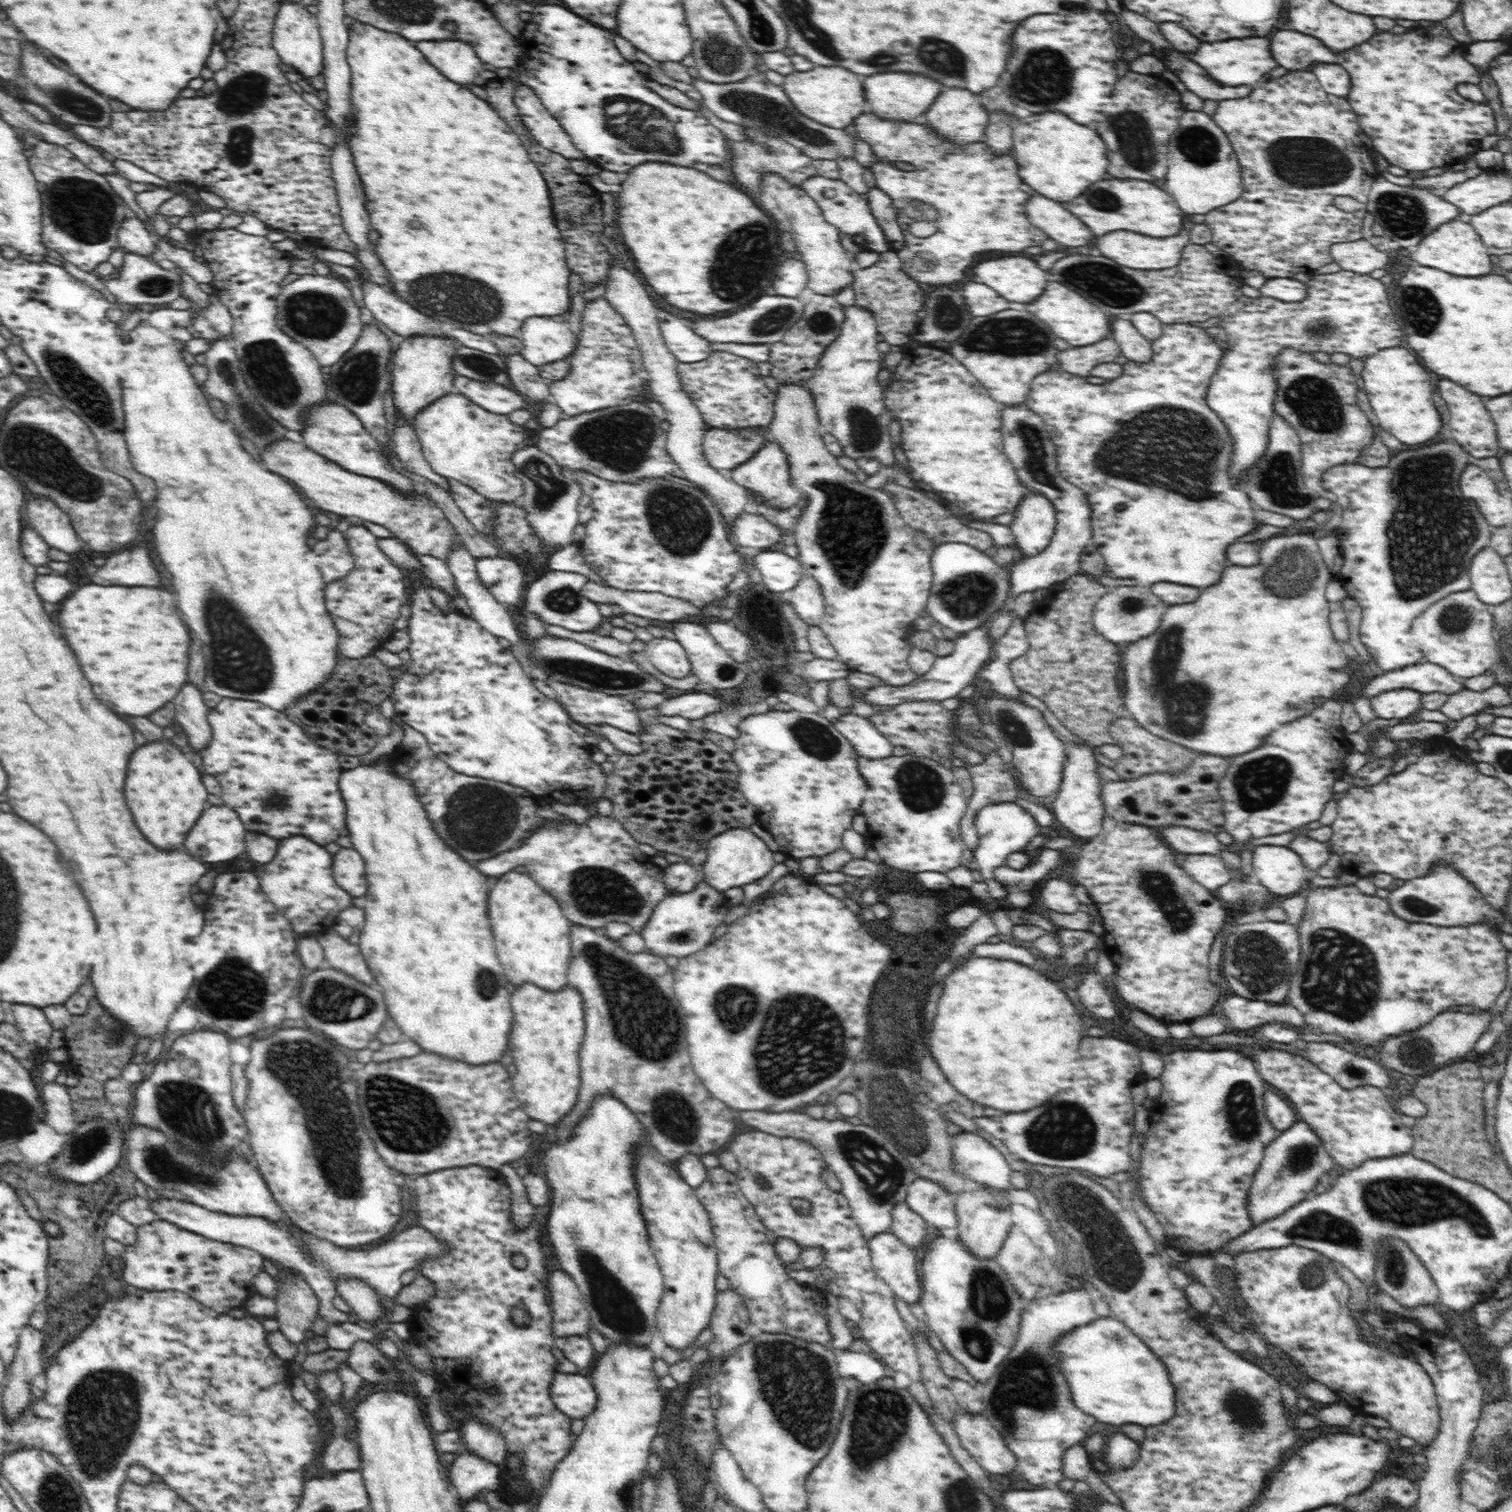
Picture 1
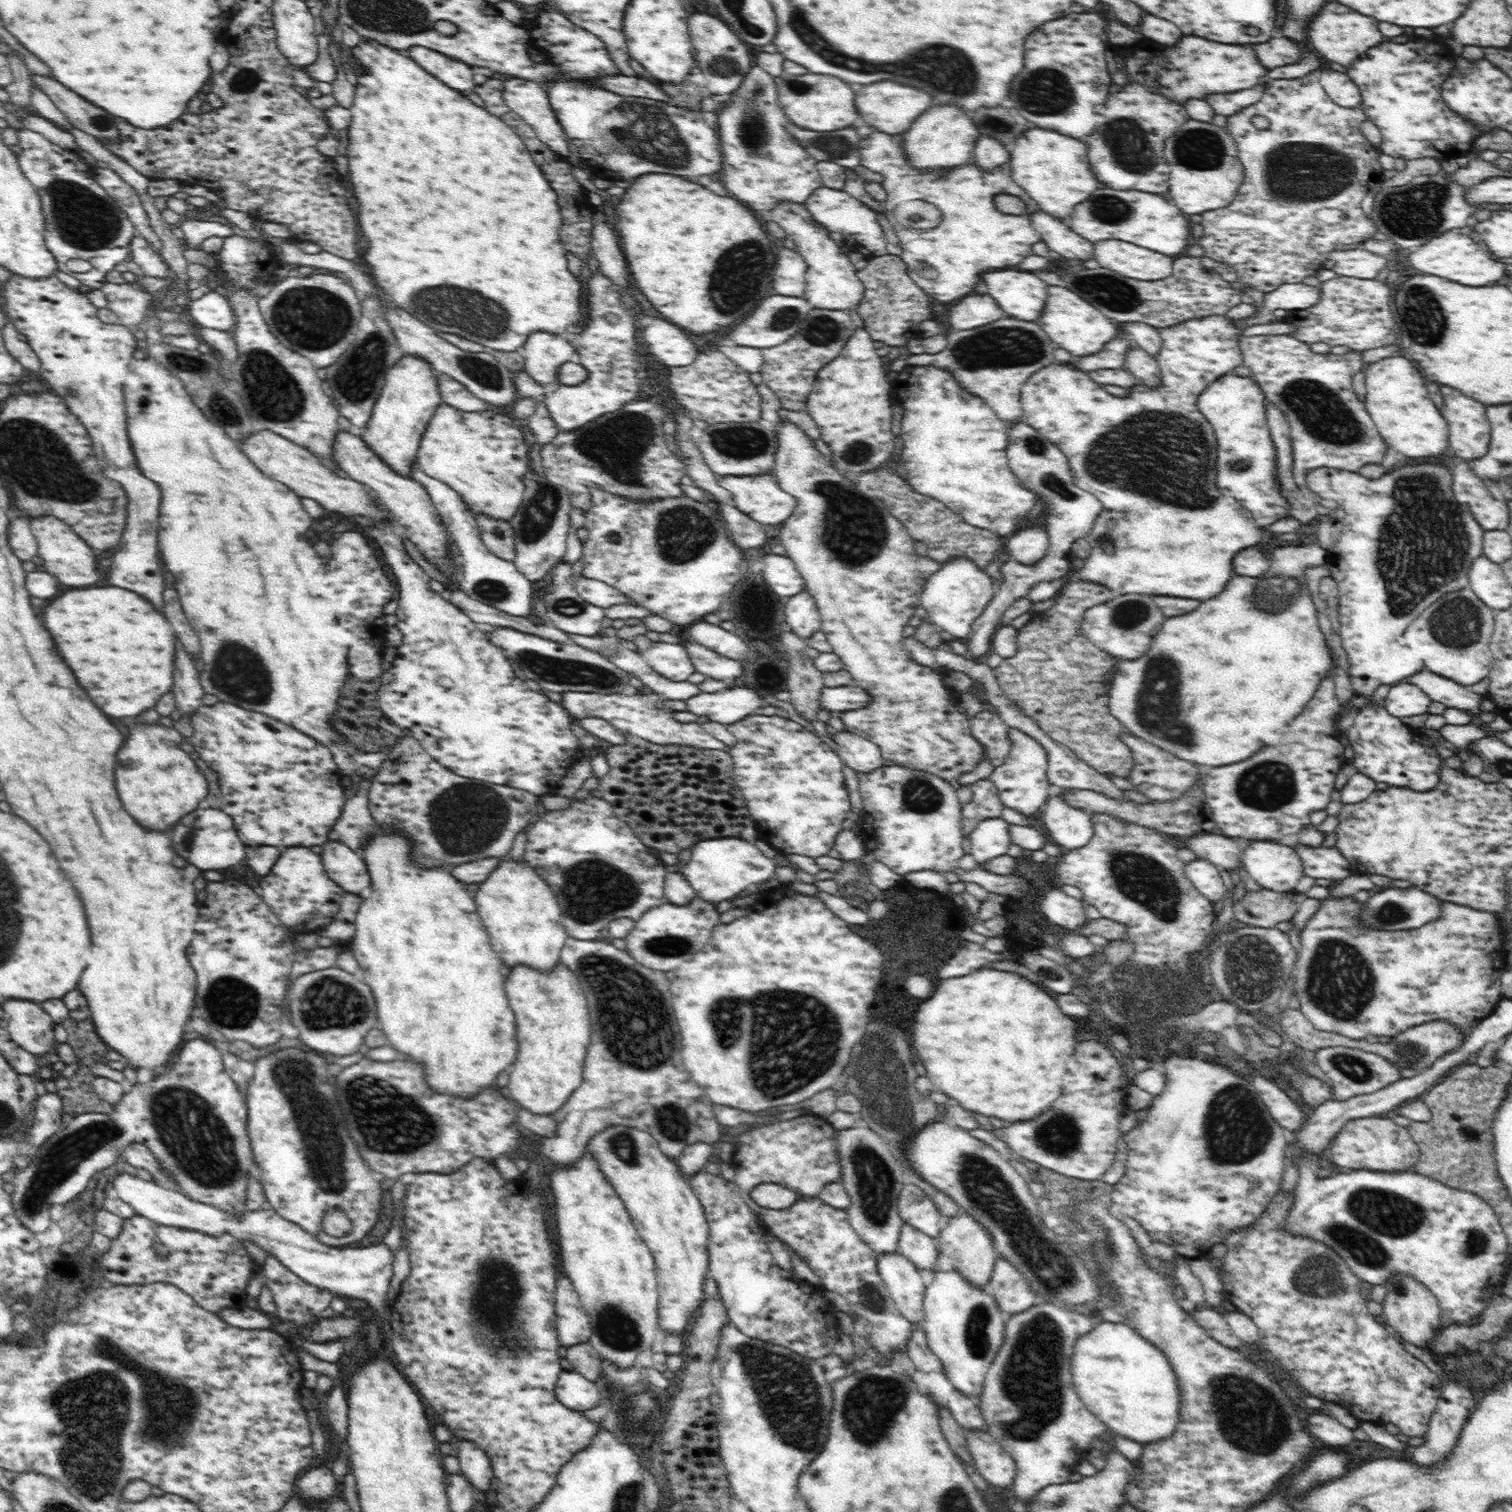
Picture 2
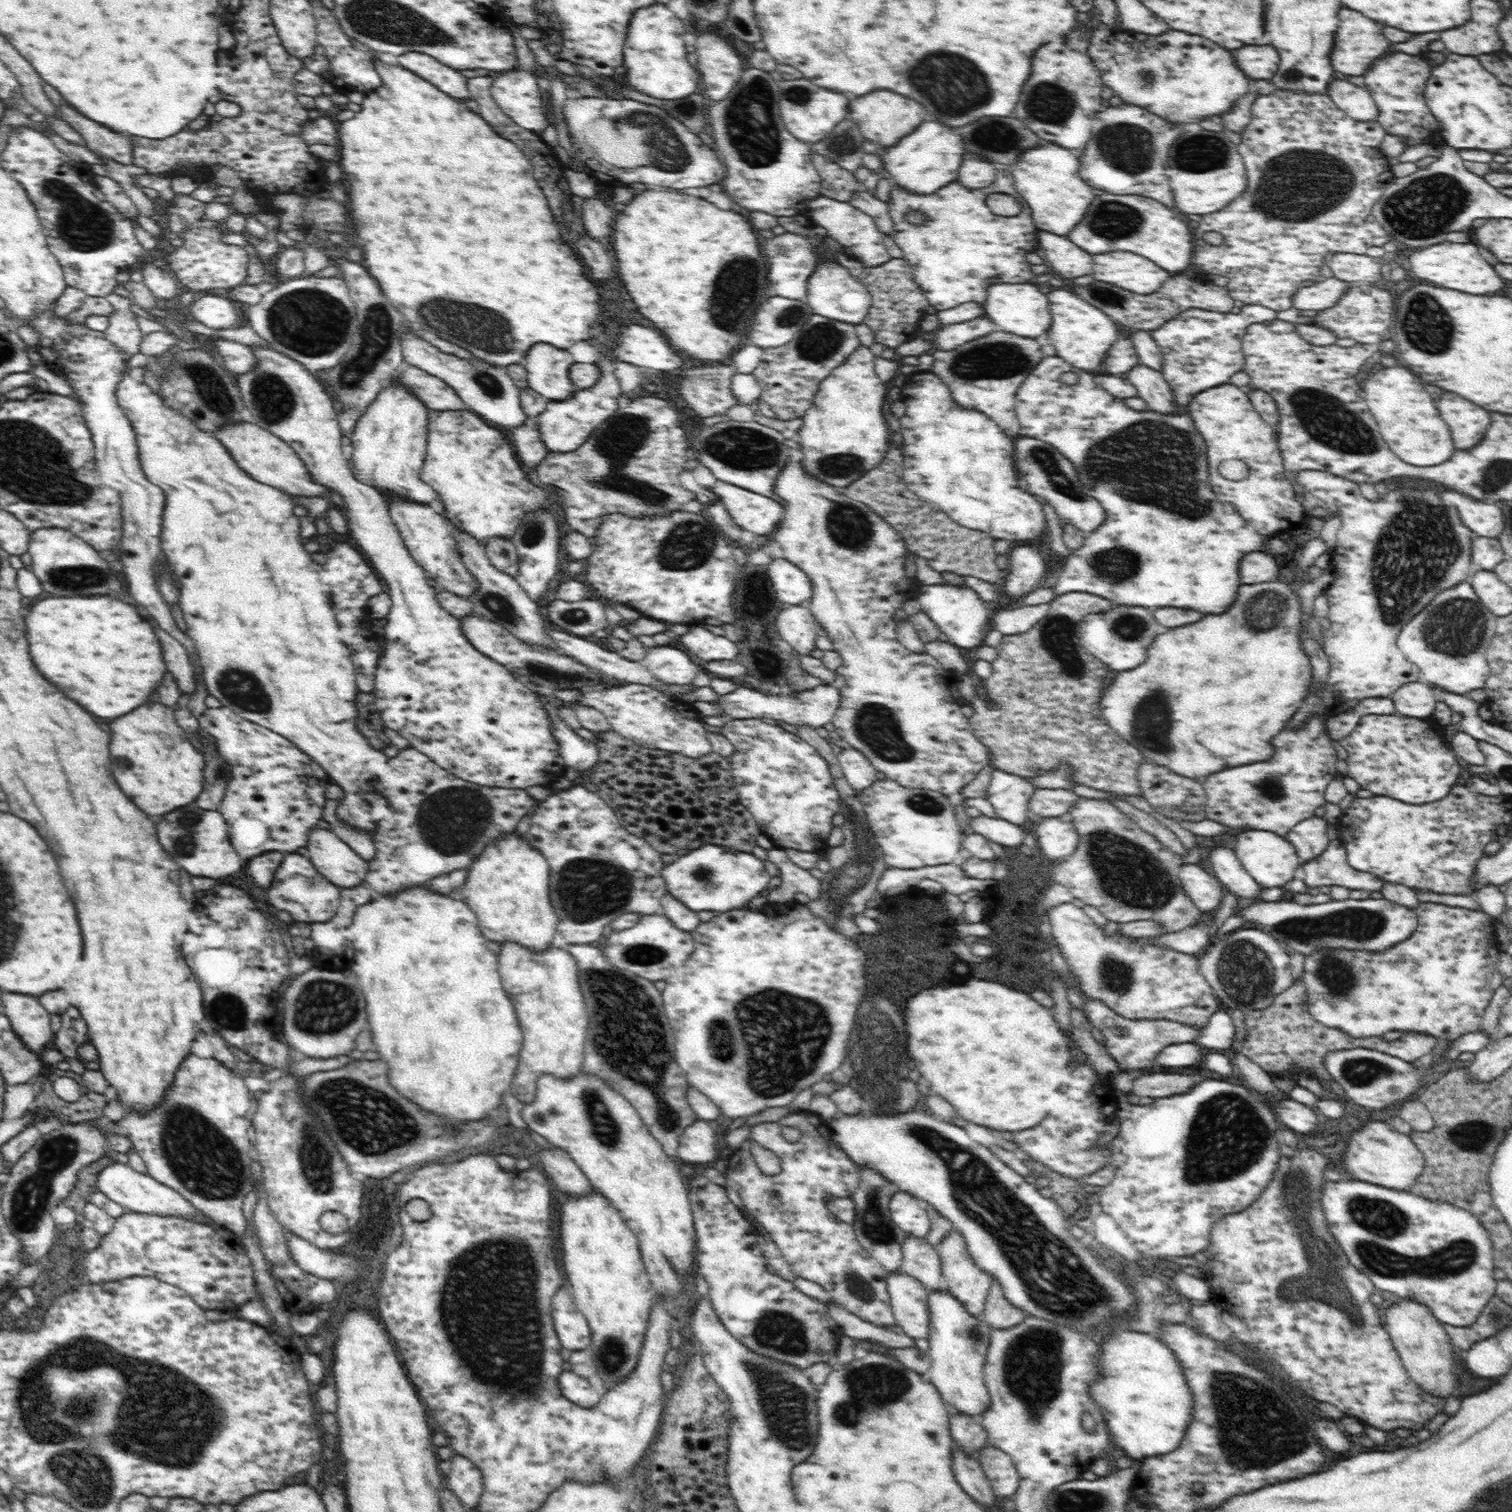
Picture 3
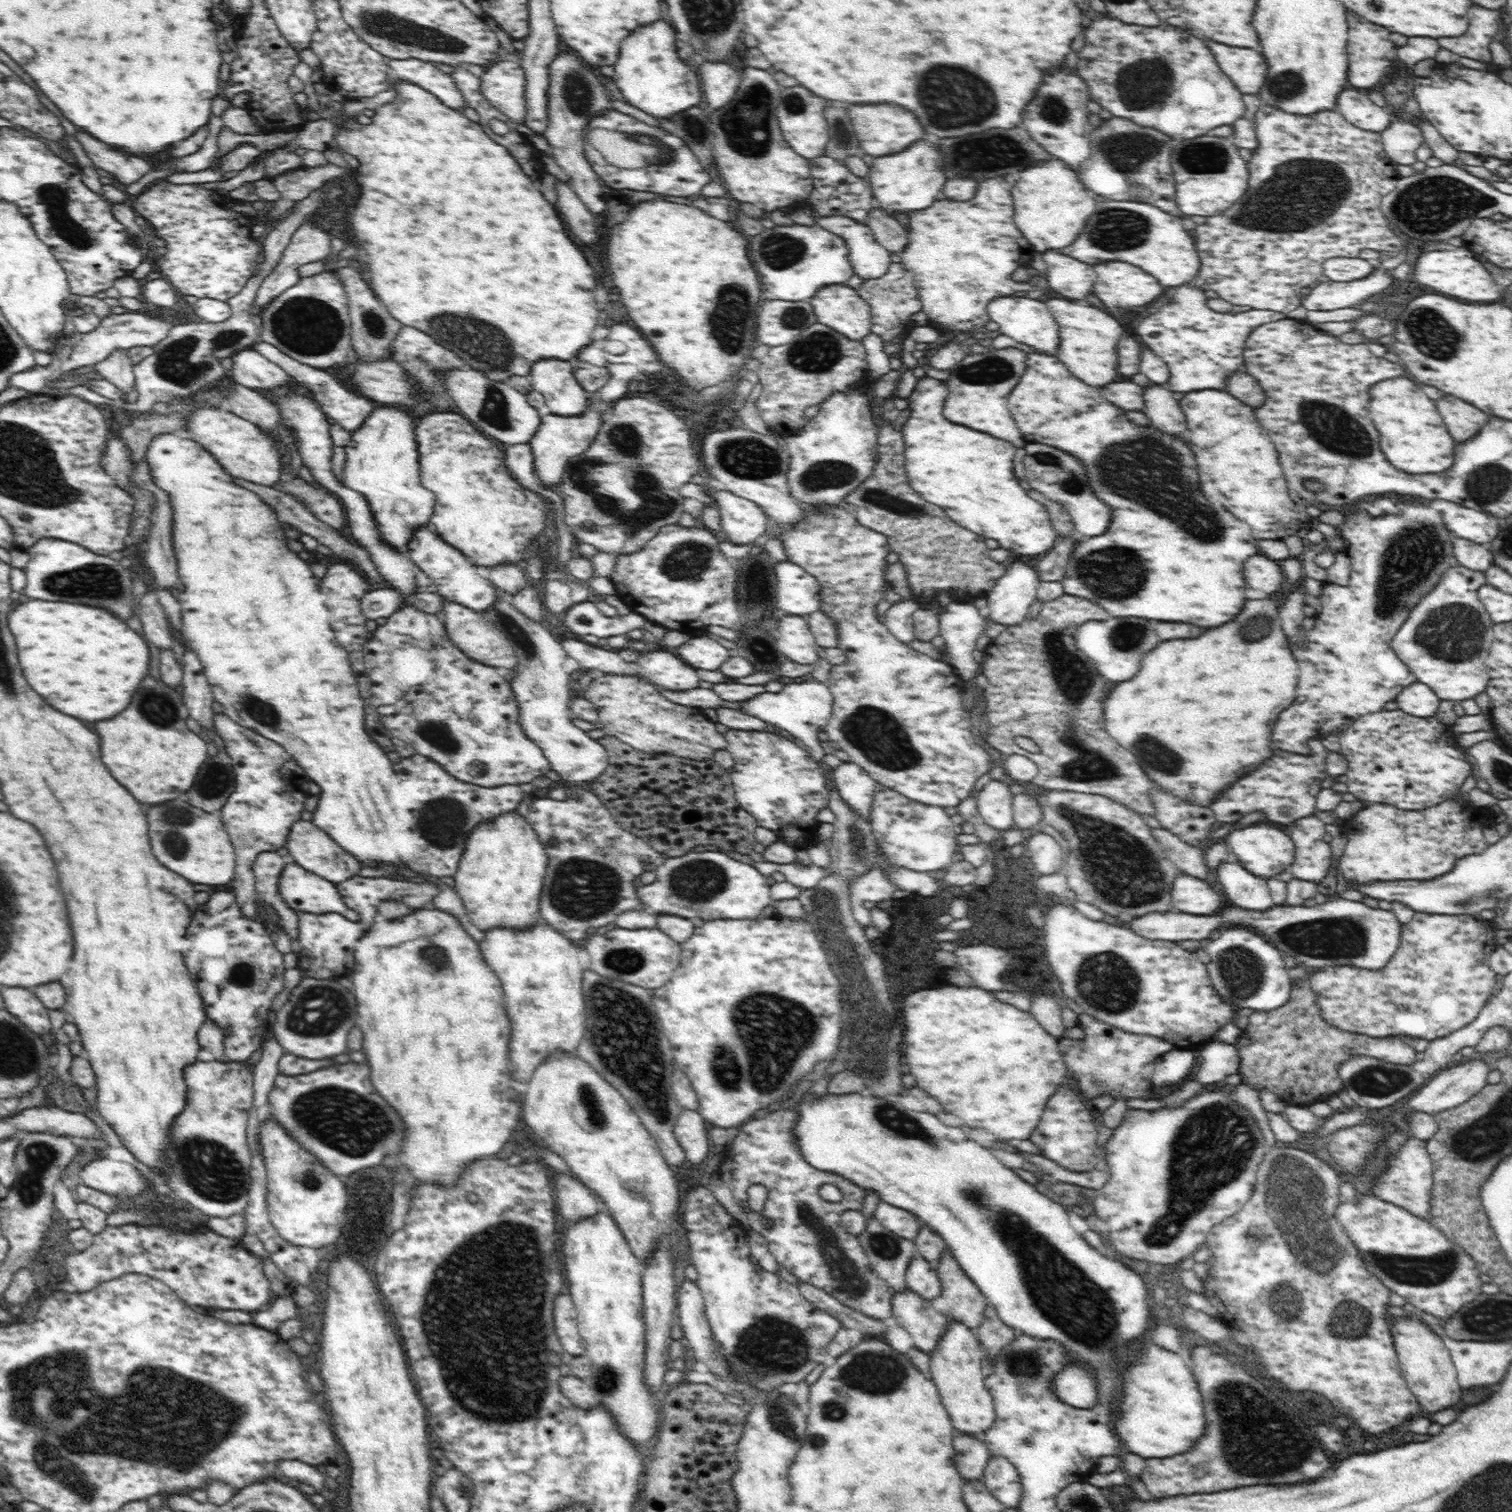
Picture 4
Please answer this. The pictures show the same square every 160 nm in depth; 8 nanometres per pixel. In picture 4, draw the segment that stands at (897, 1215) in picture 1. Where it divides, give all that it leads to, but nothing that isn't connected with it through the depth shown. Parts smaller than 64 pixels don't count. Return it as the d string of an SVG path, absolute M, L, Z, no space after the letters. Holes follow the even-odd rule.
M918 1254L911 1260L905 1274L907 1288L928 1301L941 1294L940 1279L934 1267Z

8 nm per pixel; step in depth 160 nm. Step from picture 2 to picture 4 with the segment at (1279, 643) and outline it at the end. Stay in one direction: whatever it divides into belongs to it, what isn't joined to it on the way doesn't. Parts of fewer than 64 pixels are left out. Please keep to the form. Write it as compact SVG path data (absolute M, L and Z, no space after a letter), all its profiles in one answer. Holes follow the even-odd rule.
M1262 598L1258 600L1246 600L1244 611L1236 616L1235 620L1228 624L1220 626L1220 628L1210 628L1204 630L1202 636L1198 638L1184 638L1184 640L1164 640L1160 642L1152 652L1148 652L1148 656L1144 656L1142 666L1138 670L1138 674L1134 678L1130 678L1124 684L1116 684L1114 690L1108 694L1108 700L1104 700L1104 718L1106 722L1106 730L1108 734L1126 748L1132 755L1138 758L1140 767L1144 769L1146 775L1156 785L1160 785L1164 791L1184 799L1192 805L1210 806L1210 802L1216 798L1216 794L1226 788L1228 784L1232 784L1234 780L1238 780L1244 776L1246 772L1254 770L1256 766L1260 766L1264 760L1268 760L1272 756L1270 750L1270 738L1272 738L1272 726L1278 720L1280 712L1286 710L1296 698L1296 684L1299 684L1300 670L1298 663L1294 659L1294 654L1289 648L1289 640L1282 631L1280 621L1280 612L1282 606L1278 604L1278 600L1274 598Z

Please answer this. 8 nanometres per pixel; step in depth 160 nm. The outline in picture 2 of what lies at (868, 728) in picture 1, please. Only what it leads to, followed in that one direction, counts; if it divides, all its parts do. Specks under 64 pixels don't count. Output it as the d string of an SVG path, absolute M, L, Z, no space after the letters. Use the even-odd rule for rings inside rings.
M846 730L830 737L840 759L856 773L867 773L884 766L880 748L874 742Z

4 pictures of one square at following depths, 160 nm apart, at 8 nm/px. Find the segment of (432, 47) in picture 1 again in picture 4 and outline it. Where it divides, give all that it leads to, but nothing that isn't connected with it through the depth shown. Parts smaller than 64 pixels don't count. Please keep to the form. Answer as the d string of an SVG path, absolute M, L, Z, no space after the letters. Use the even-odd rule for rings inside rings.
M389 59L388 64L398 81L426 89L442 100L446 107L460 108L466 105L464 95L460 94L458 85L452 80L452 75L438 69L434 63L418 59Z

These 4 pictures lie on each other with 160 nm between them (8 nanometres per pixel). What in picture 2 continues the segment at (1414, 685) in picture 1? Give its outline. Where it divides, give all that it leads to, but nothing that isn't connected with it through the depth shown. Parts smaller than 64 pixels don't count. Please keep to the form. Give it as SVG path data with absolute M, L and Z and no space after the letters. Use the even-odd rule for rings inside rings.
M1422 670L1414 676L1410 676L1403 683L1414 684L1433 701L1438 701L1447 707L1468 711L1472 715L1472 720L1468 723L1472 723L1476 727L1485 727L1486 723L1482 722L1479 717L1482 713L1479 706L1484 696L1472 692L1470 688L1442 678L1434 672L1428 672L1428 670Z

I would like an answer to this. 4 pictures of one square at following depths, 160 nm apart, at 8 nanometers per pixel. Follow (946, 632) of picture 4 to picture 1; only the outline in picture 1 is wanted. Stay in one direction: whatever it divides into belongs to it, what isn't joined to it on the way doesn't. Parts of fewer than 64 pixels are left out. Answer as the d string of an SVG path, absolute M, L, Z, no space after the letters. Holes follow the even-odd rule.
M945 542L929 552L933 581L925 615L944 629L965 634L981 628L1000 613L1008 612L1010 575L1008 567L998 565L994 558L966 543Z

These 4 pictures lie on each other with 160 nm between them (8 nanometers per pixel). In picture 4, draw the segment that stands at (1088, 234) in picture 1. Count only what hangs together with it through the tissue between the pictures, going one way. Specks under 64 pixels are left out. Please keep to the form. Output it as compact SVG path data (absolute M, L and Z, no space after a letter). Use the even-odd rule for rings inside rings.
M1060 250L1044 251L1046 279L1050 288L1072 301L1082 300L1093 292L1096 274L1093 266L1064 255Z

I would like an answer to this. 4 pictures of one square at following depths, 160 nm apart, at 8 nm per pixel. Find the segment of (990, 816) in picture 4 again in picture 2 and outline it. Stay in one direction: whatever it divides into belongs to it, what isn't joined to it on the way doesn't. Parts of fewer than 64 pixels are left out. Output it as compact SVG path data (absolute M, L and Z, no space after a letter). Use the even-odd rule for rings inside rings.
M1009 727L1007 735L1012 742L1012 750L1004 762L995 767L990 779L994 781L1004 807L1013 808L1030 816L1038 811L1048 798L1048 788L1050 788L1050 778L1046 774L1049 765L1048 754L1040 742L1036 742L1034 738L1014 727Z

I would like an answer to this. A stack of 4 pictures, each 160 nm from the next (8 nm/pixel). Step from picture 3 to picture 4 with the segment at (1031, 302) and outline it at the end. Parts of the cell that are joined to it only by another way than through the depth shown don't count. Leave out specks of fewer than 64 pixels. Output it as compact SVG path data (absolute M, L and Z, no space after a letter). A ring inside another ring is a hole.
M997 296L988 303L987 313L991 322L998 323L1001 334L1032 346L1036 353L1055 355L1060 342L1059 328L1045 302L1025 296Z

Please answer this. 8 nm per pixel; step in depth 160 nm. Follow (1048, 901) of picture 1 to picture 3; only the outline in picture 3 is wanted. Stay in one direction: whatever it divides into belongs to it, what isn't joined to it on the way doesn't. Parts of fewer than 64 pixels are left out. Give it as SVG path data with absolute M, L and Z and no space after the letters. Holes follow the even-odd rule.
M1064 902L1050 907L1048 918L1051 934L1063 953L1066 967L1076 976L1080 990L1092 998L1102 1000L1116 1014L1130 1020L1166 1018L1204 1028L1208 1018L1220 1010L1214 990L1198 972L1194 955L1176 952L1171 948L1154 948L1143 940L1131 939L1115 933L1105 935L1079 903Z

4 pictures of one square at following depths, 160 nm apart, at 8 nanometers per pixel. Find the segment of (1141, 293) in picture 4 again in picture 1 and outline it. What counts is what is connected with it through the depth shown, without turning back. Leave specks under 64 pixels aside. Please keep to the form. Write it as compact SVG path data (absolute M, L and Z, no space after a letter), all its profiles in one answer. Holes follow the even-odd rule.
M1185 215L1181 229L1174 236L1154 239L1136 232L1119 230L1099 236L1094 242L1100 254L1126 268L1140 271L1166 270L1166 268L1172 268L1179 264L1183 248L1190 244L1190 228L1192 225L1192 219L1189 215Z

